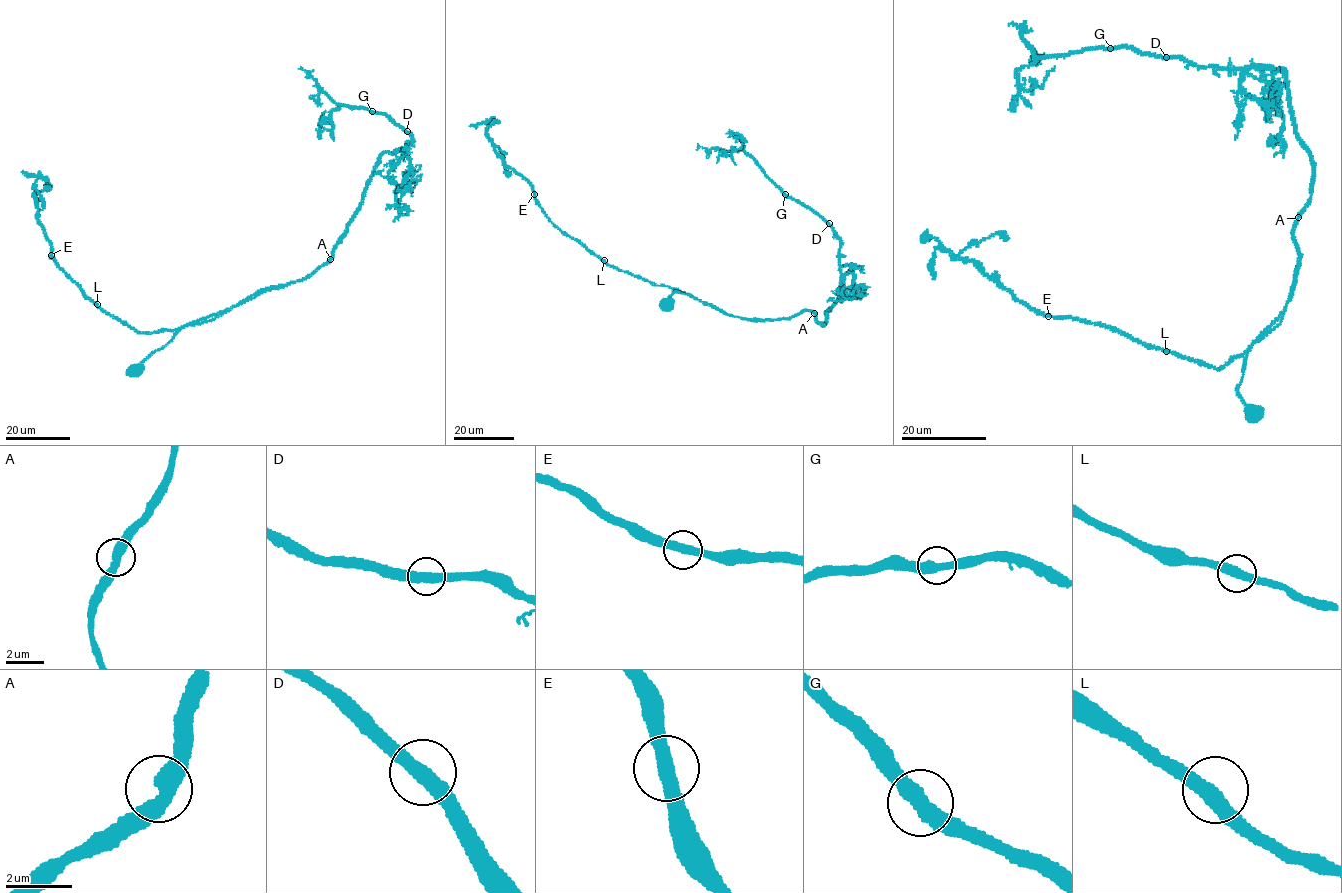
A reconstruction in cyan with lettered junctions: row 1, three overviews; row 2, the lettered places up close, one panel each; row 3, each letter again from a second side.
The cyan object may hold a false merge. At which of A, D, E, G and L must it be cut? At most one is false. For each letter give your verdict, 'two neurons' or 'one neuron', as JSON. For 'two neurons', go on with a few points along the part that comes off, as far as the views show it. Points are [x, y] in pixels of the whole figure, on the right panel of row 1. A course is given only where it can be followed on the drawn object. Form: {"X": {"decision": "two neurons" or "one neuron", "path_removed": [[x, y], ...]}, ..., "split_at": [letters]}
{"A": {"decision": "one neuron"}, "D": {"decision": "one neuron"}, "E": {"decision": "one neuron"}, "G": {"decision": "one neuron"}, "L": {"decision": "one neuron"}, "split_at": []}

